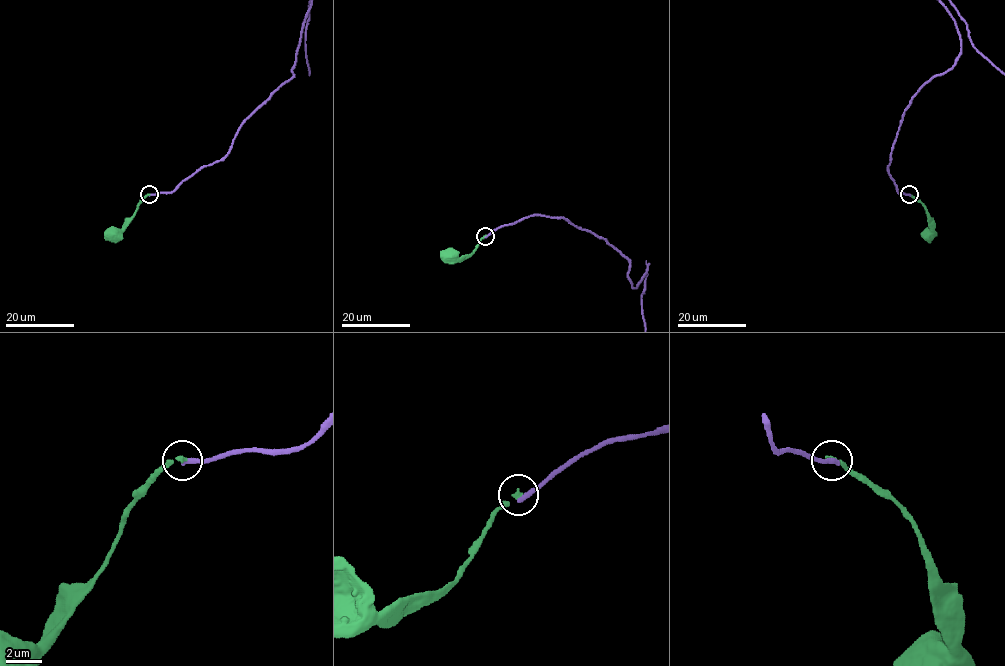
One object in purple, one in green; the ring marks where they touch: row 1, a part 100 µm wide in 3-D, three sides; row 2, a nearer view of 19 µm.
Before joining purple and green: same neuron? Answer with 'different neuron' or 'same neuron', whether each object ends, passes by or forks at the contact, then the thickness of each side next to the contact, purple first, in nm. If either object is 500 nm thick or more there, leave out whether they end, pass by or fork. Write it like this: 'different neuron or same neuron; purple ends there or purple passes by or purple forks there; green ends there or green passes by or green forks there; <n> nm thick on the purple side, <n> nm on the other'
different neuron; purple ends there; green ends there; 320 nm thick on the purple side, 200 nm on the other

